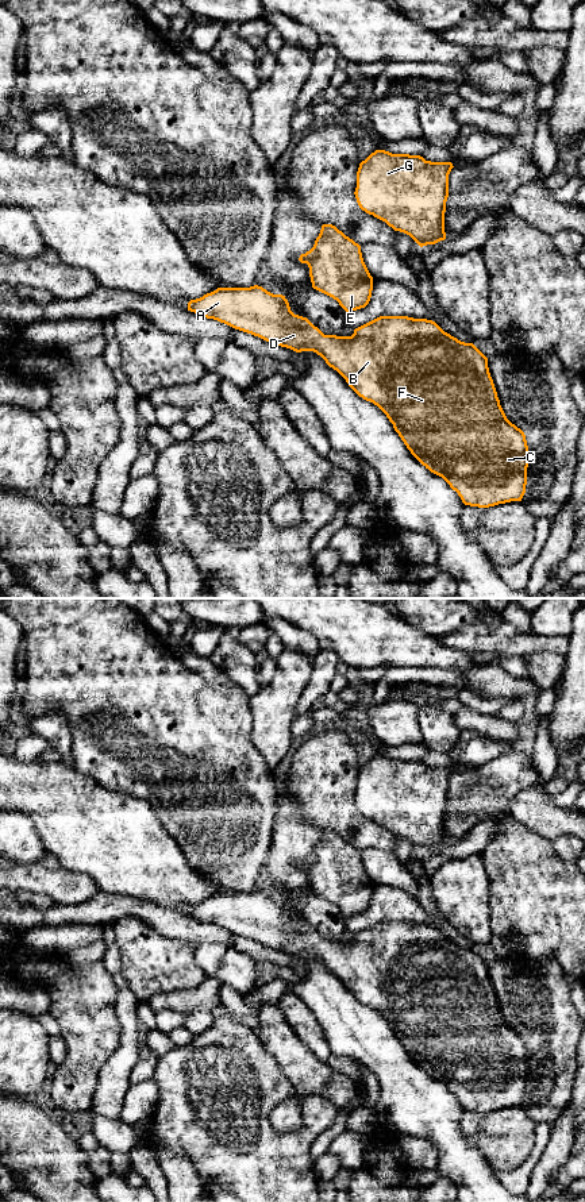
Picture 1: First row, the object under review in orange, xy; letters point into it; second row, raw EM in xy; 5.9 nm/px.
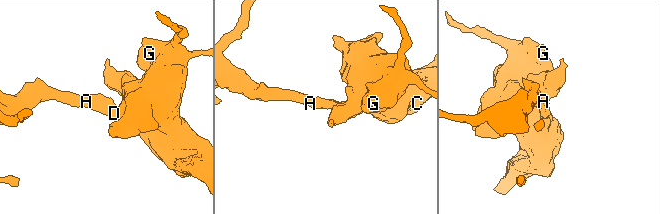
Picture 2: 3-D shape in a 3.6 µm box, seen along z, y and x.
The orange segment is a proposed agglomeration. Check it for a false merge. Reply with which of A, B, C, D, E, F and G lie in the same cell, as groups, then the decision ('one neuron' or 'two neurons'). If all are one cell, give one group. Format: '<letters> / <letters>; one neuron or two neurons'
A B C D E F G; one neuron

